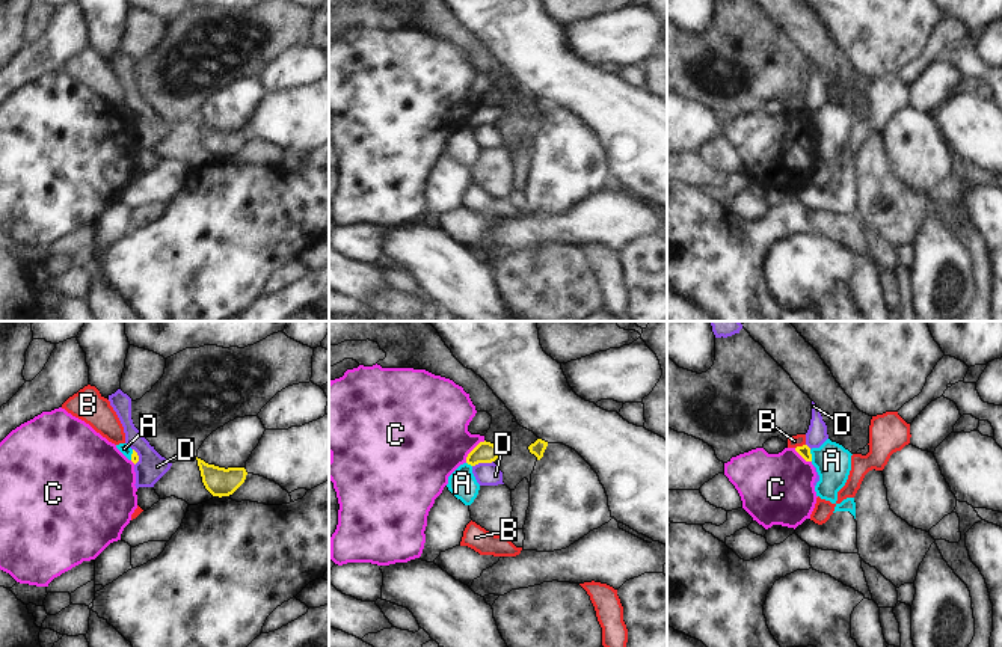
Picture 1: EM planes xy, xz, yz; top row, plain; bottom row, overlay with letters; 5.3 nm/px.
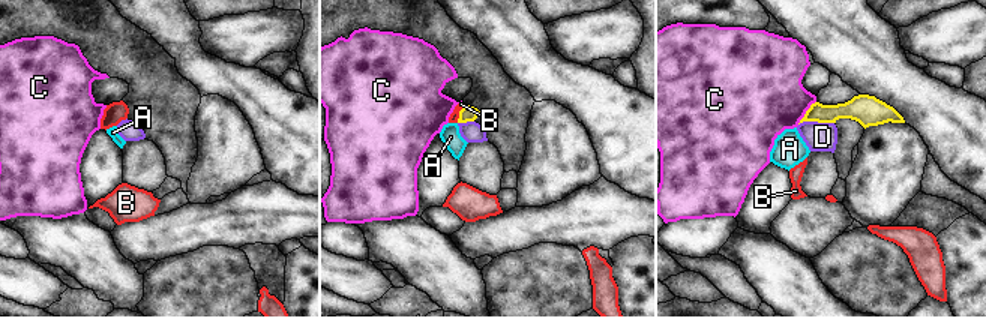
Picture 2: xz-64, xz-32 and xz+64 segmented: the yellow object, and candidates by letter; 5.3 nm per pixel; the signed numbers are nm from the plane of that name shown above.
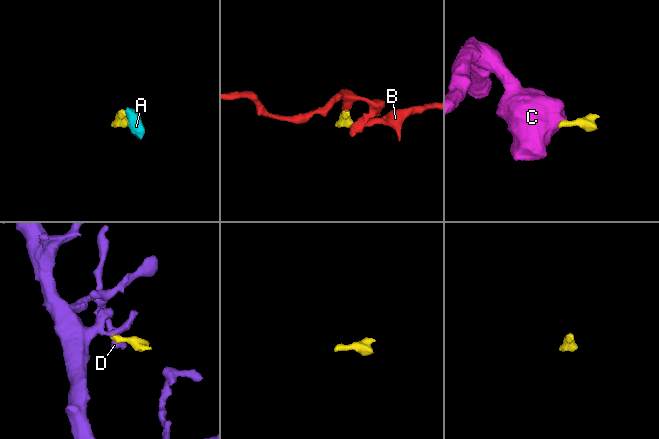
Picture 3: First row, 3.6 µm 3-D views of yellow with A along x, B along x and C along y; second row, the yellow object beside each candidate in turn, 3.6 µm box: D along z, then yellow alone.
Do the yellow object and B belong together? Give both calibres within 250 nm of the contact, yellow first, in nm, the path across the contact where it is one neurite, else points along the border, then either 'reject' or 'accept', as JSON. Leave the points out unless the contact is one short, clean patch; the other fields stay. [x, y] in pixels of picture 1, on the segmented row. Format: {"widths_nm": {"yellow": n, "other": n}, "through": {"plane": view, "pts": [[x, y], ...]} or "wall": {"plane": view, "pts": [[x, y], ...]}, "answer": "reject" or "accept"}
{"widths_nm": {"yellow": 60, "other": 60}, "wall": {"plane": "yz", "pts": [[805, 444], [796, 448]]}, "answer": "reject"}

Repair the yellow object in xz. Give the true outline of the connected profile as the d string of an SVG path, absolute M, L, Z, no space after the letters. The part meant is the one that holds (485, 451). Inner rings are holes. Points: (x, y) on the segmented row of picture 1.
M480 442L466 457L466 463L475 466L478 463L492 463L503 457L504 449L499 445L490 442Z

